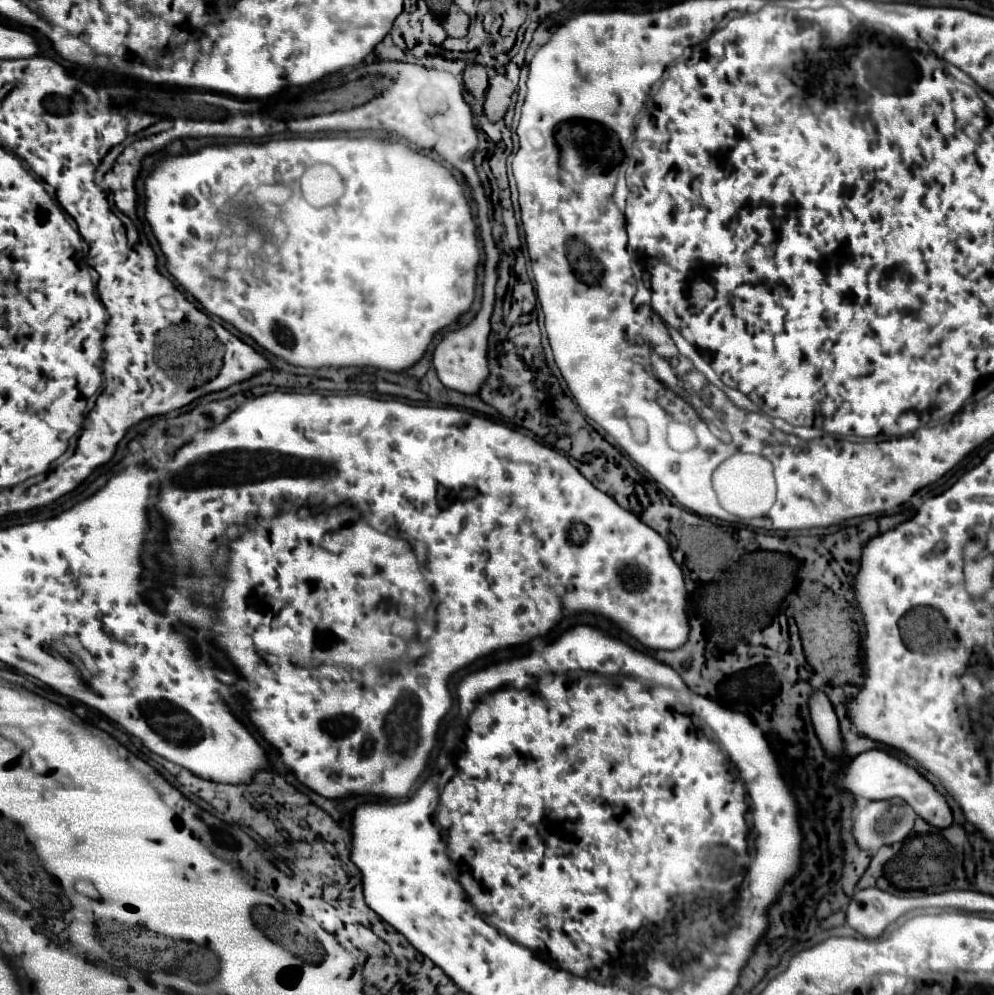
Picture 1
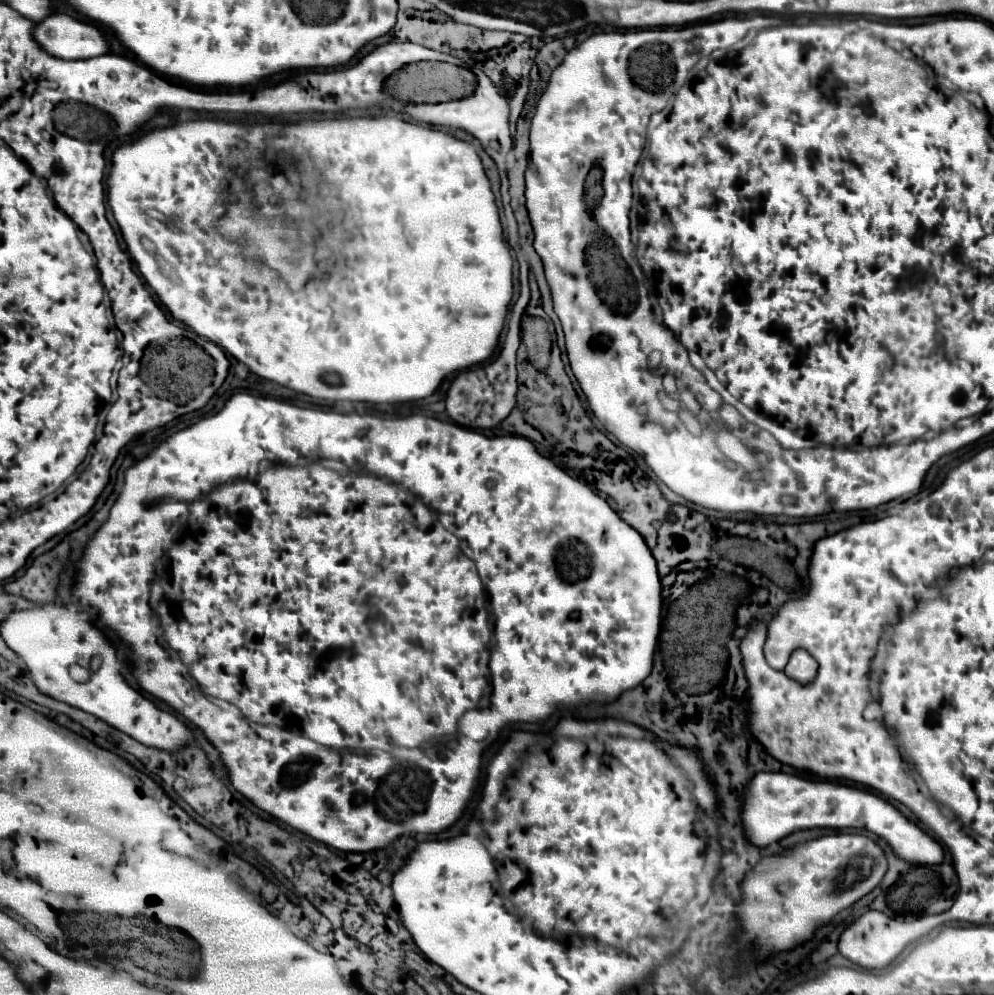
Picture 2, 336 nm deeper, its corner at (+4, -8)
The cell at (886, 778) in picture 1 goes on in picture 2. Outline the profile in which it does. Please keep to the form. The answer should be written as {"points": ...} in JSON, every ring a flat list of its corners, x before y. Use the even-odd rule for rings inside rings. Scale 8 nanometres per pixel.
{"points":[[758,772,750,780,742,820,746,838,756,846,774,844,796,830,808,828,866,828,884,838,896,856,910,864,936,866,944,860,942,844,926,834,916,822,908,820,890,802,868,790,846,786,834,780,808,780,784,772]]}

